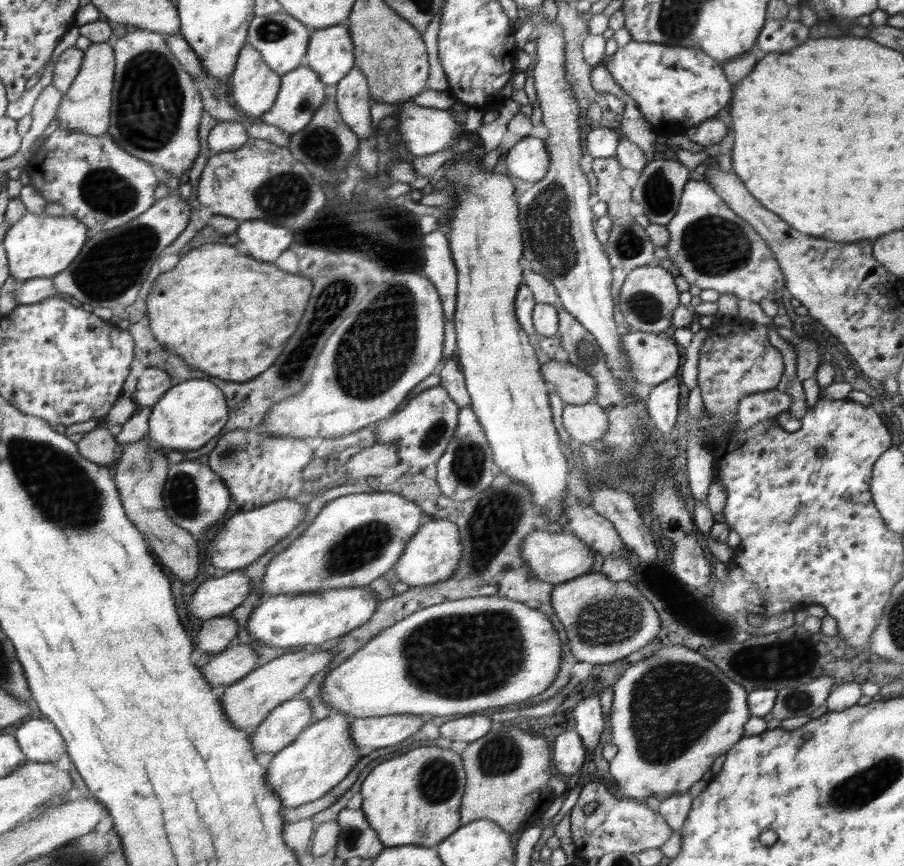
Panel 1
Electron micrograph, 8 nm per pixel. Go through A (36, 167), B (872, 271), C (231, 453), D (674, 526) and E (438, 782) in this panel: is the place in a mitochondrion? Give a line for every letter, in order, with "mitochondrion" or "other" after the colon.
A: other
B: other
C: mitochondrion
D: other
E: mitochondrion

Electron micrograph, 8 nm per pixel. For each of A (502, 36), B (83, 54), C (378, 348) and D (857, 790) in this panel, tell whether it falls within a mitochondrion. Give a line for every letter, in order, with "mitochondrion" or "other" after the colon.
A: other
B: other
C: mitochondrion
D: mitochondrion

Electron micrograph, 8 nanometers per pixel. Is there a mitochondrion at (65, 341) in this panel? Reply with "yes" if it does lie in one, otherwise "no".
no

